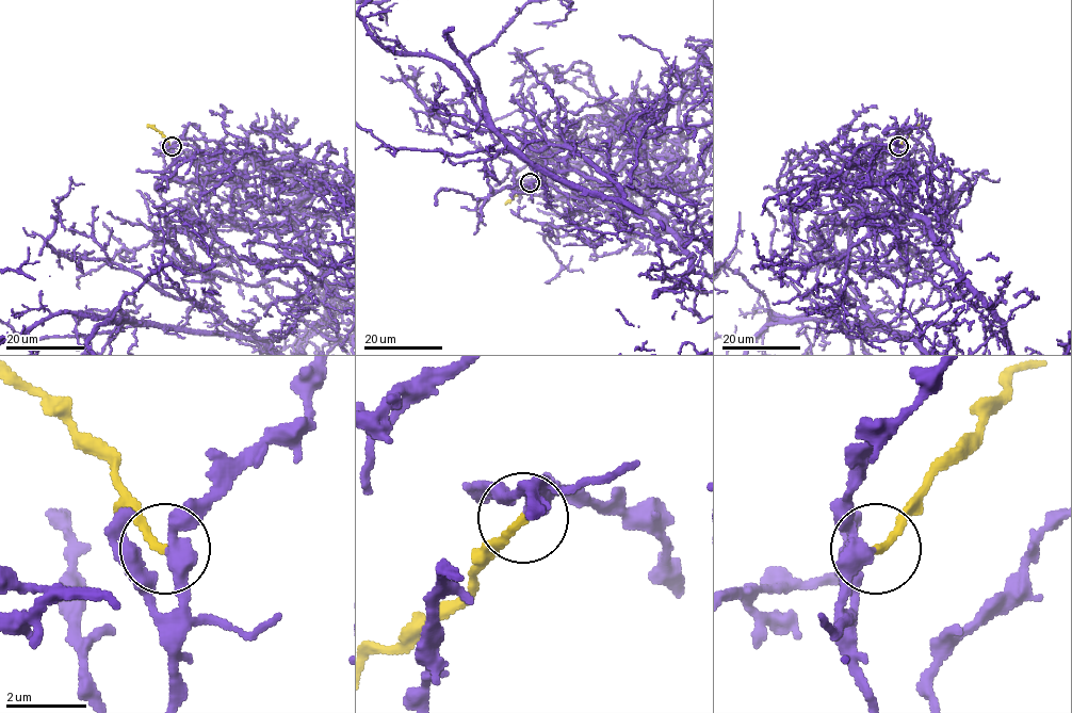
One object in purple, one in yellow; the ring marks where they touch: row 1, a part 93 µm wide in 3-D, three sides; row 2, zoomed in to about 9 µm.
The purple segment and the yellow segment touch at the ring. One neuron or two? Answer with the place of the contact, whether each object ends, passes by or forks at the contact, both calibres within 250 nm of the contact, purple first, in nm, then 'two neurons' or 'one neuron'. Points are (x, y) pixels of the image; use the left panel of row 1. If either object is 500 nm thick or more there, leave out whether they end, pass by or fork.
at (172, 146); purple passes by; yellow ends there; 380 nm thick on the purple side, 190 nm on the other; one neuron

